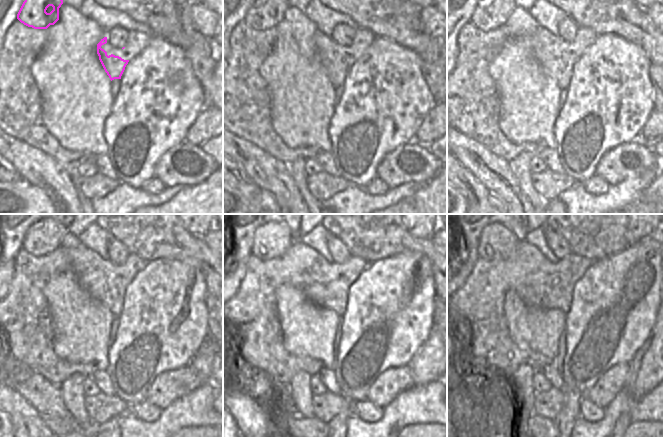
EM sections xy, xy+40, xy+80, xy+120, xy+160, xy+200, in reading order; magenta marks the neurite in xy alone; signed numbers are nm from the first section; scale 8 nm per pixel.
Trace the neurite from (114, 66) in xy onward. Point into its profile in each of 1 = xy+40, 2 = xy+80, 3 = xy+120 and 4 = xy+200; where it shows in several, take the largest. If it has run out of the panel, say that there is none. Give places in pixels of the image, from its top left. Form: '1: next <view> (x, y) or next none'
1: next xy+40 (336, 68)
2: next xy+80 (560, 67)
3: next xy+120 (105, 281)
4: next xy+200 (540, 283)

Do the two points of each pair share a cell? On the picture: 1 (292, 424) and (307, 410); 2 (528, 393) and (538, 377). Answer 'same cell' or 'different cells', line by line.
1: different cells
2: different cells

